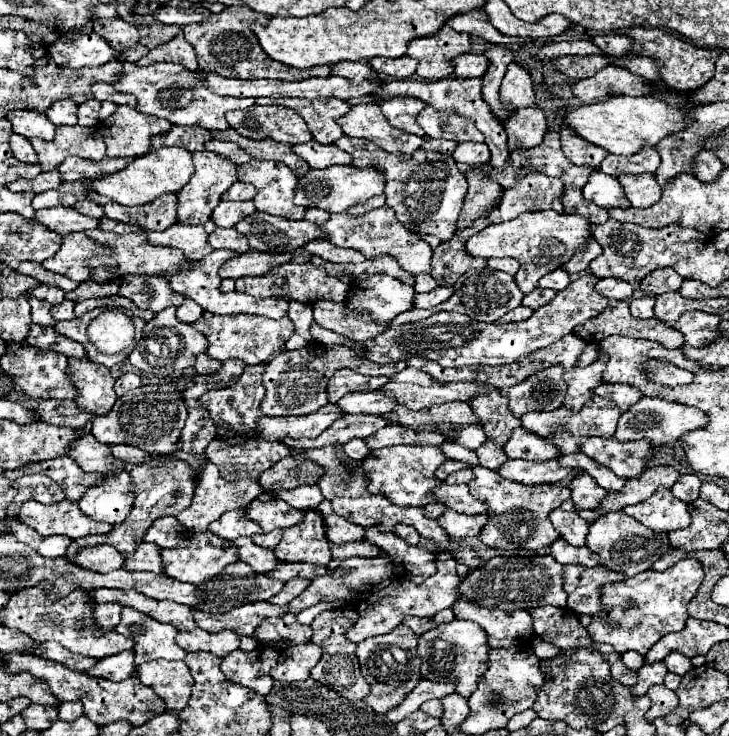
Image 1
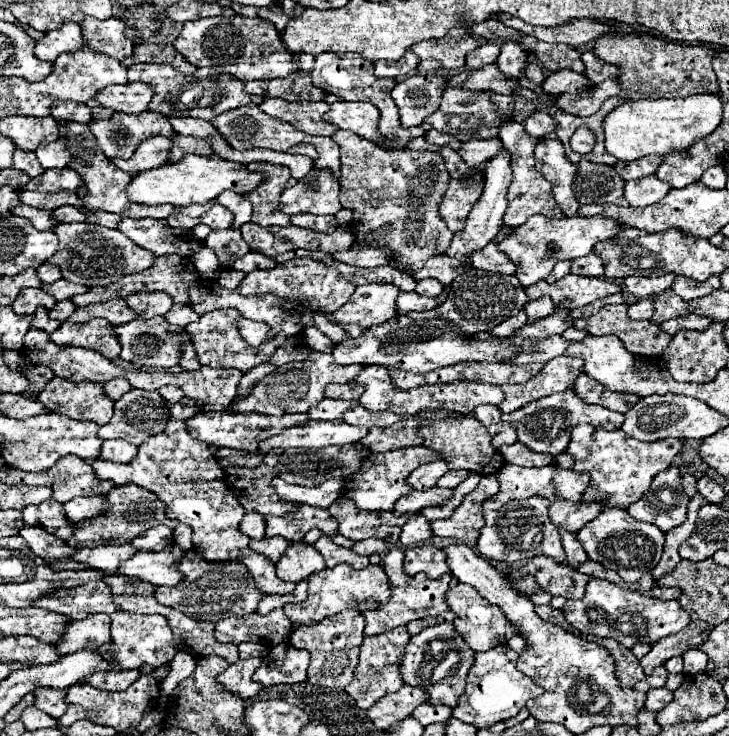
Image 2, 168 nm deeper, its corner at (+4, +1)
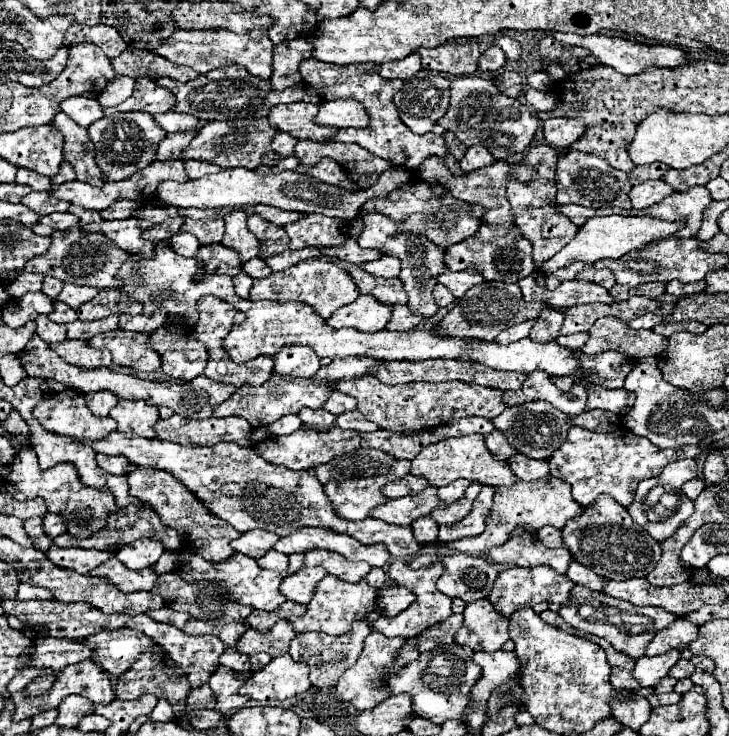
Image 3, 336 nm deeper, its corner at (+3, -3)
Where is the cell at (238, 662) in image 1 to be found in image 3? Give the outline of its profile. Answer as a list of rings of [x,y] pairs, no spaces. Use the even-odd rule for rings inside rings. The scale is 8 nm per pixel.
[[[219,667],[209,679],[209,685],[211,685],[215,699],[217,699],[215,711],[227,713],[231,709],[245,707],[249,703],[249,697],[239,695],[239,689],[243,687],[243,683],[245,683],[245,679],[241,679],[237,671],[227,669],[227,667]]]

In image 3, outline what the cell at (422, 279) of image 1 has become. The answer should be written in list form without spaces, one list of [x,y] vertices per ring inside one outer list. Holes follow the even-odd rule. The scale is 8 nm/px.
[[[435,285],[433,297],[435,297],[435,303],[437,303],[439,307],[447,307],[447,305],[451,305],[451,303],[455,301],[455,297],[449,293],[449,289],[447,289],[445,285]]]

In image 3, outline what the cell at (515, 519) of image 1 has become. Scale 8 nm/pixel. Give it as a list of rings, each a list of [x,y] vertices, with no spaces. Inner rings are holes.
[[[517,527],[509,541],[499,547],[491,547],[487,551],[491,563],[503,565],[519,565],[519,567],[535,567],[535,565],[549,565],[557,573],[565,573],[571,561],[571,555],[565,547],[549,549],[537,539],[537,531],[527,527]]]

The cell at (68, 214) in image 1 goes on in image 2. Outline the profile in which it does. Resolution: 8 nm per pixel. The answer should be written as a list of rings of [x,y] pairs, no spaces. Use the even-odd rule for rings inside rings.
[[[18,205],[18,207],[12,207],[12,213],[26,217],[38,231],[48,231],[48,229],[56,227],[56,225],[52,225],[50,213],[44,211],[44,209],[36,209],[36,207],[30,207],[30,205]]]

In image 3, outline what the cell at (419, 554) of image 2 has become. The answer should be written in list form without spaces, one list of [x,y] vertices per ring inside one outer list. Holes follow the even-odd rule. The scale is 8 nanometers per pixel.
[[[415,555],[407,565],[411,569],[421,569],[425,565],[441,563],[443,575],[437,579],[437,589],[449,597],[459,597],[463,601],[477,601],[489,595],[493,581],[497,579],[497,569],[493,563],[473,555]]]

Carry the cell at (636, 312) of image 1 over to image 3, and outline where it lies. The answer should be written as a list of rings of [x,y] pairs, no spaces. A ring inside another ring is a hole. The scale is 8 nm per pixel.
[[[645,313],[645,315],[639,315],[637,319],[629,321],[629,327],[633,327],[633,329],[653,329],[661,321],[663,321],[663,317],[655,315],[655,313]]]

